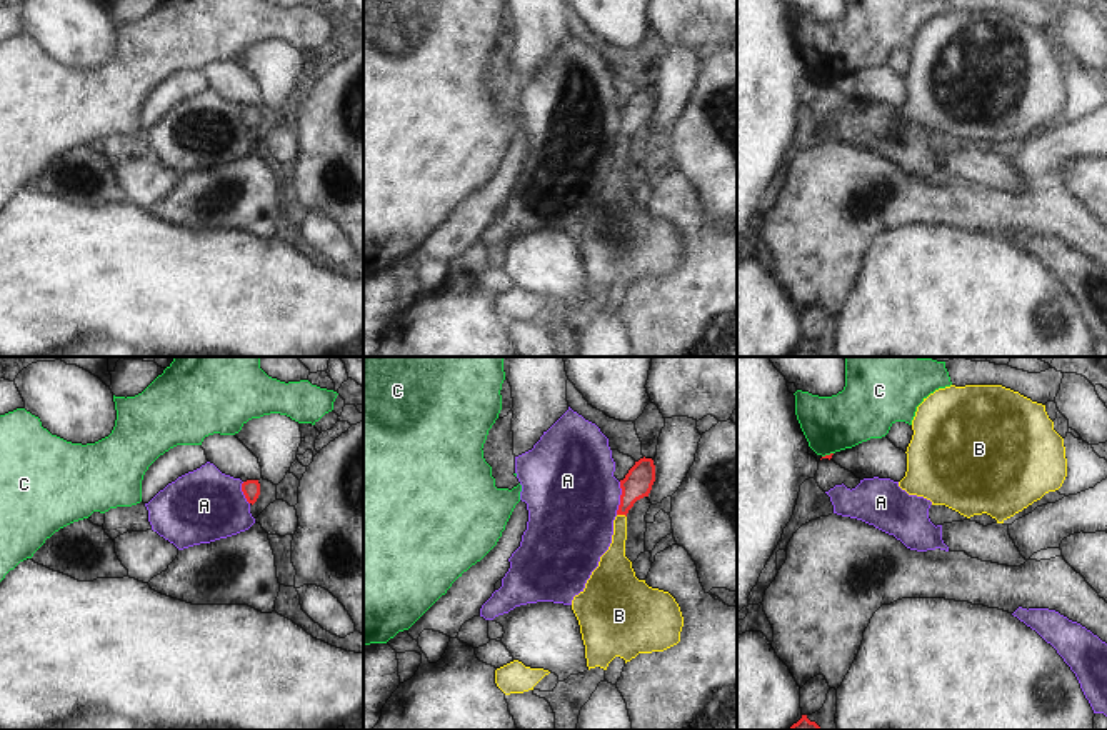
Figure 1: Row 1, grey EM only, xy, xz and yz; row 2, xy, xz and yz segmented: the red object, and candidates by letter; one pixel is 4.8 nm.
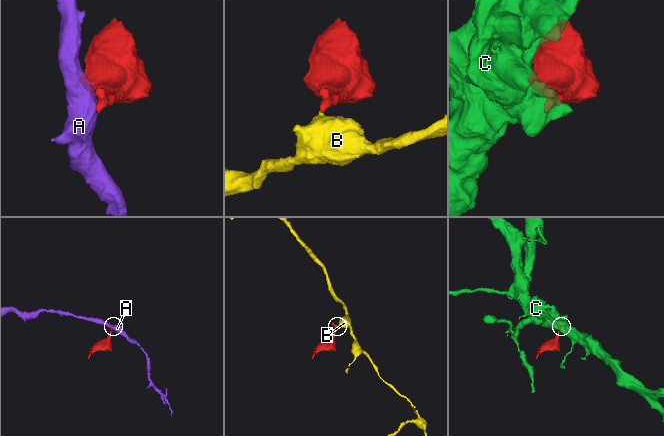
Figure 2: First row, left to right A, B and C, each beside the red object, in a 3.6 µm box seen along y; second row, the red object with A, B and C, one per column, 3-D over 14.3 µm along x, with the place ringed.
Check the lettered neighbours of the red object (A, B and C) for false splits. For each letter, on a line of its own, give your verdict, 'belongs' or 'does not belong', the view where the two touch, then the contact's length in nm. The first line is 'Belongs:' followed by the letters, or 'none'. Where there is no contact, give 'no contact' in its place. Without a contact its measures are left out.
Belongs: B
A: does not belong; meets red in xz; contact 160 nm long
B: belongs; meets red in xz; contact 50 nm long
C: does not belong; meets red in yz; contact 60 nm long

